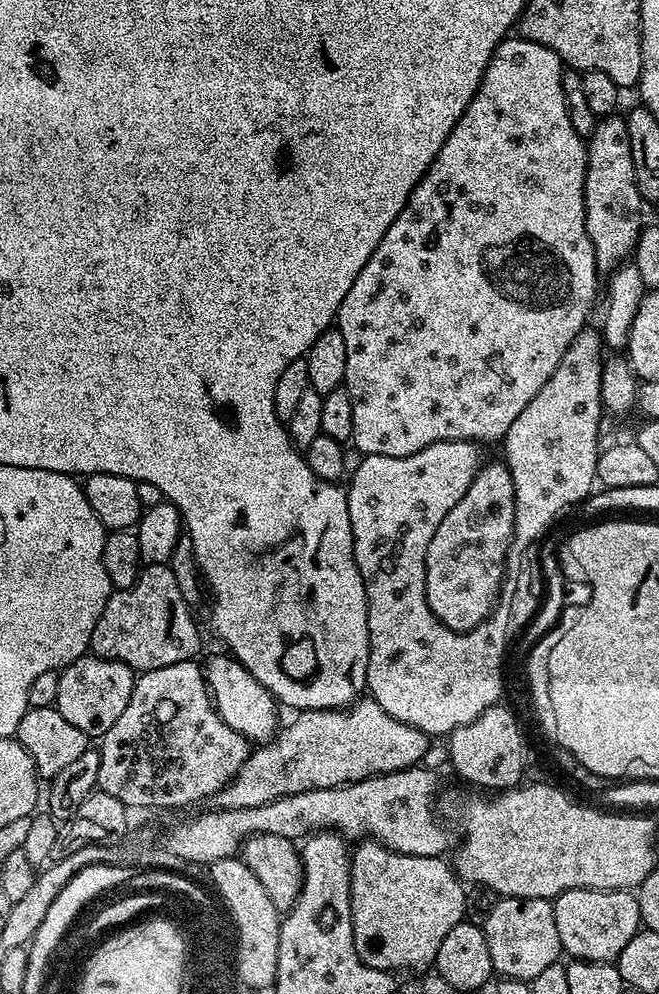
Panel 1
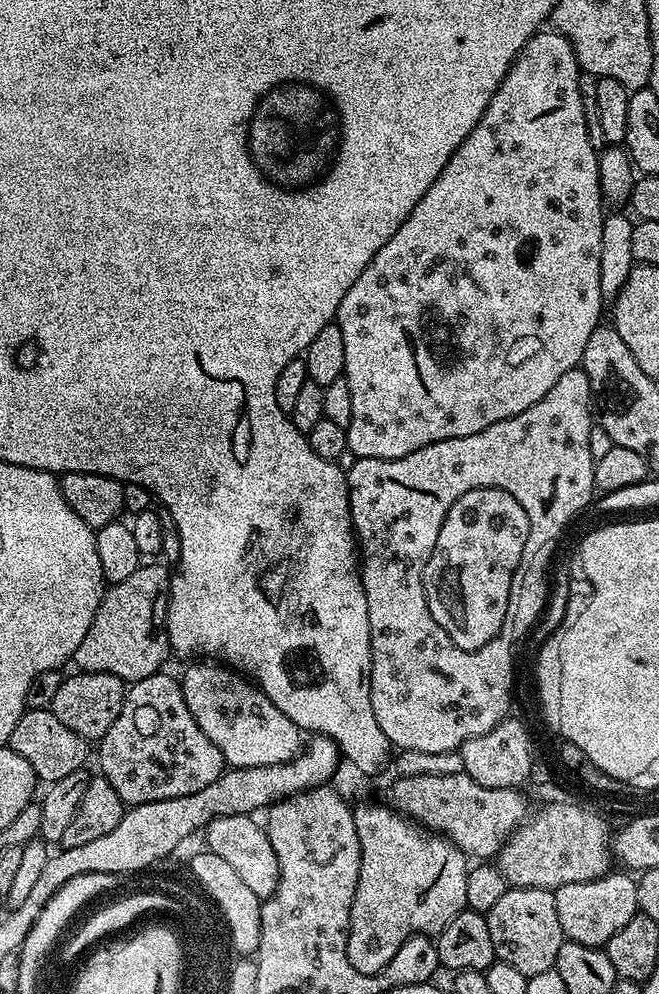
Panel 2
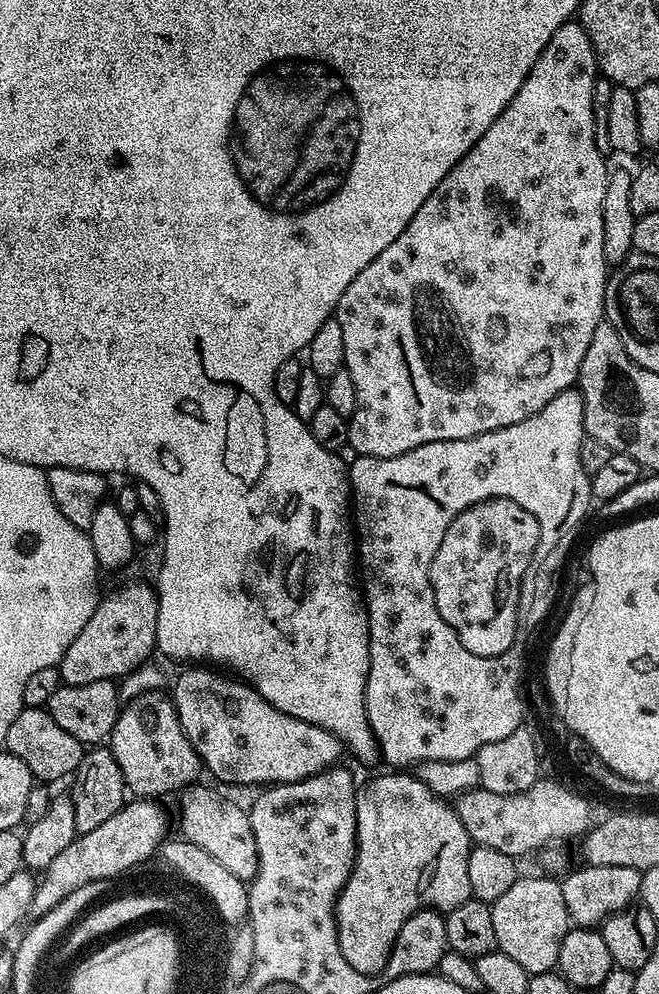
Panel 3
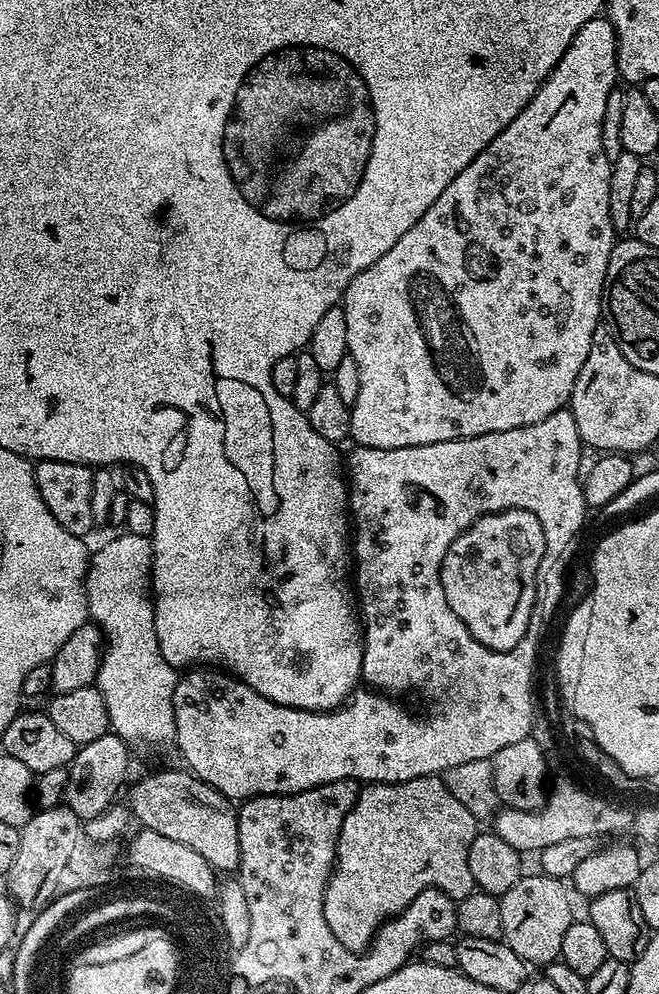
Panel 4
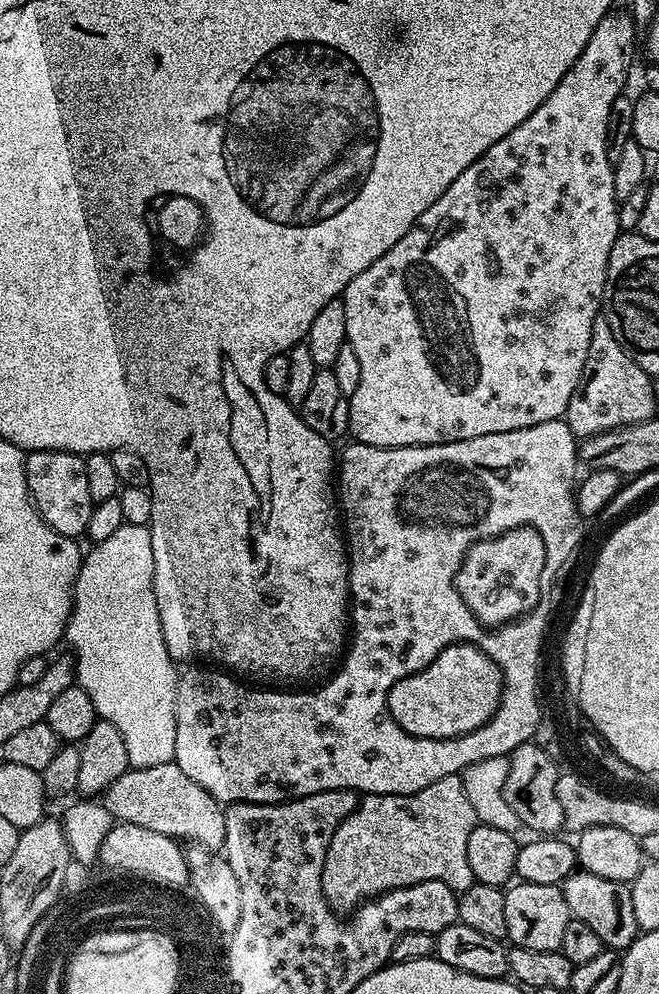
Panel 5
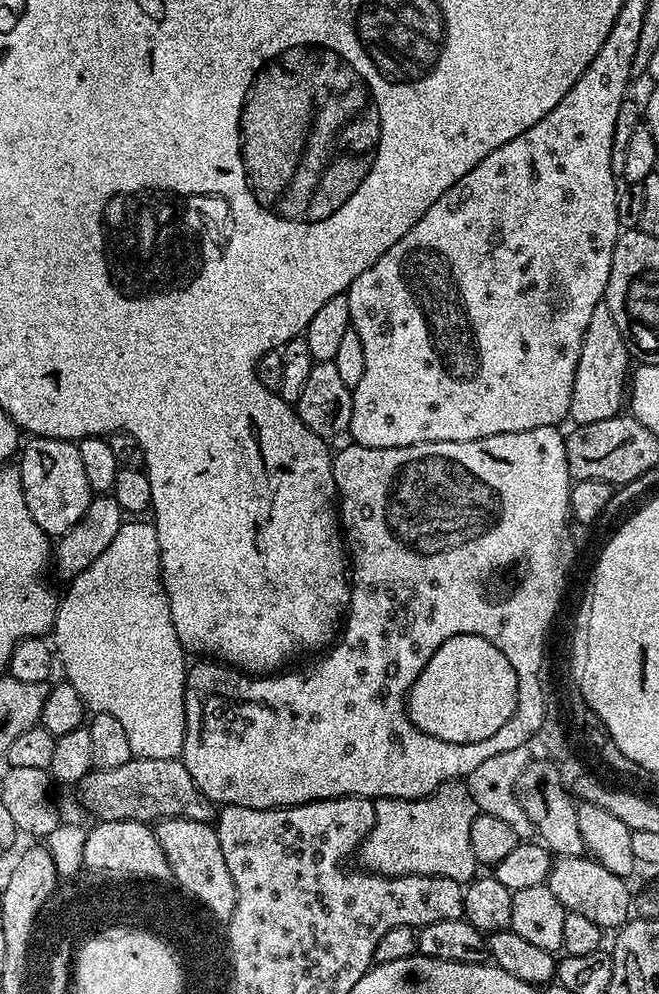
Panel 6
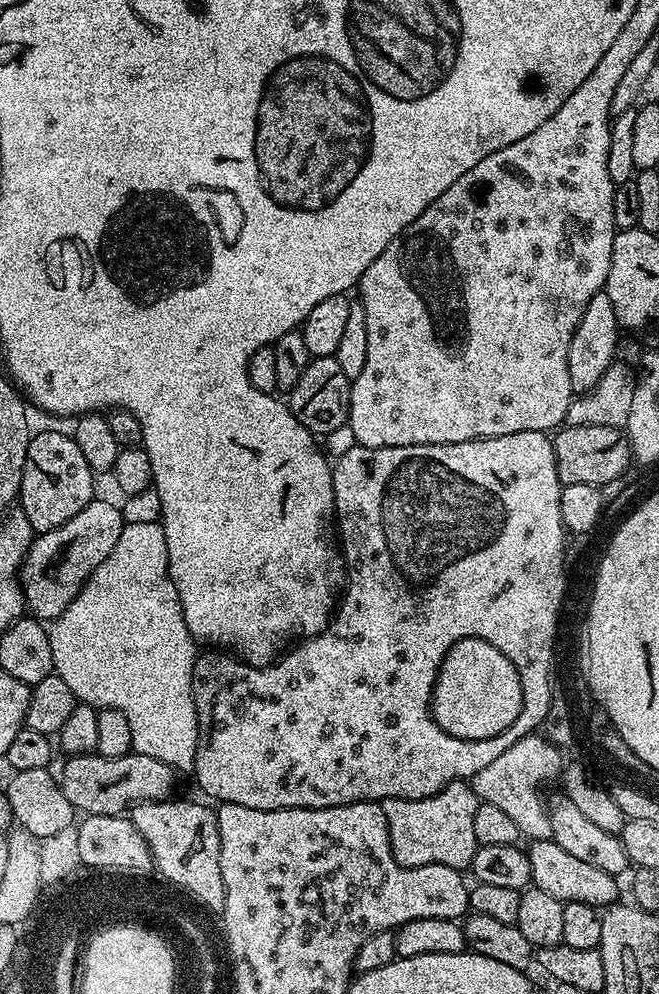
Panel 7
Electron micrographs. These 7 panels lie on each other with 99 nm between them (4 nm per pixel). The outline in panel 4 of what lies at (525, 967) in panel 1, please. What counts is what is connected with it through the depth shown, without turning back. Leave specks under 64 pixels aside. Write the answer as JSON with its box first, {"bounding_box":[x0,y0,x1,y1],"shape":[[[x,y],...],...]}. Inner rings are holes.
{"bounding_box":[499,875,574,966],"shape":[[[521,875],[520,880],[514,882],[514,886],[510,886],[504,896],[499,897],[502,939],[525,964],[547,966],[560,960],[562,938],[574,923],[574,915],[572,916],[572,904],[568,901],[569,889],[565,881],[555,880],[553,876],[535,875]]]}

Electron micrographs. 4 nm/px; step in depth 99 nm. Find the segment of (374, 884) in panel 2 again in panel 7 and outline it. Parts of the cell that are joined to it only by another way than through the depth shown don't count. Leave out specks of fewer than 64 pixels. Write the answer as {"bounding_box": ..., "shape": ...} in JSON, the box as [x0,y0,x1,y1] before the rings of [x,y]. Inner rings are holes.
{"bounding_box":[379,783,478,869],"shape":[[[471,783],[447,784],[433,796],[417,800],[381,800],[379,806],[386,814],[392,857],[402,866],[450,866],[467,869],[477,850],[474,838],[474,810],[478,801]]]}

